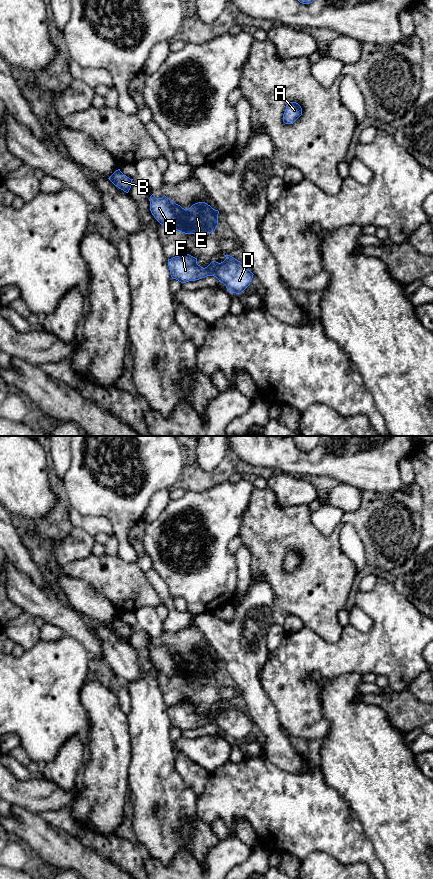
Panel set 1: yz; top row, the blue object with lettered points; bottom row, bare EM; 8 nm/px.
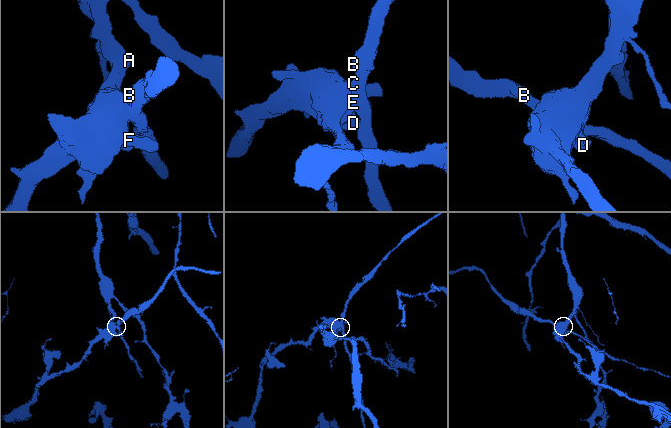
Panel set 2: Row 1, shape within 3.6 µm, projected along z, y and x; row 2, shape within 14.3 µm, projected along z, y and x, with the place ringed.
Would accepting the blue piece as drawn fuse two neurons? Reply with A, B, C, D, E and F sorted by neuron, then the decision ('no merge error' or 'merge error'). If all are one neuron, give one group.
A D E F / B C; merge error

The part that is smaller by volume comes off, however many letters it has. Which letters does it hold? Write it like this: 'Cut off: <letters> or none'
Cut off: B, C

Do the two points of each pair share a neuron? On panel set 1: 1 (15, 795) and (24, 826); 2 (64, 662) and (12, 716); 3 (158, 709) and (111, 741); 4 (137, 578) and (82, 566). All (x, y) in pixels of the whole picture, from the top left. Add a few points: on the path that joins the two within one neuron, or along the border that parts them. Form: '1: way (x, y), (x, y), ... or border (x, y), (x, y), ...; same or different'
1: border (12, 805), (40, 814); different
2: way (51, 675), (25, 703); same
3: border (127, 715), (132, 752); different
4: way (123, 578), (114, 578), (96, 570); same

